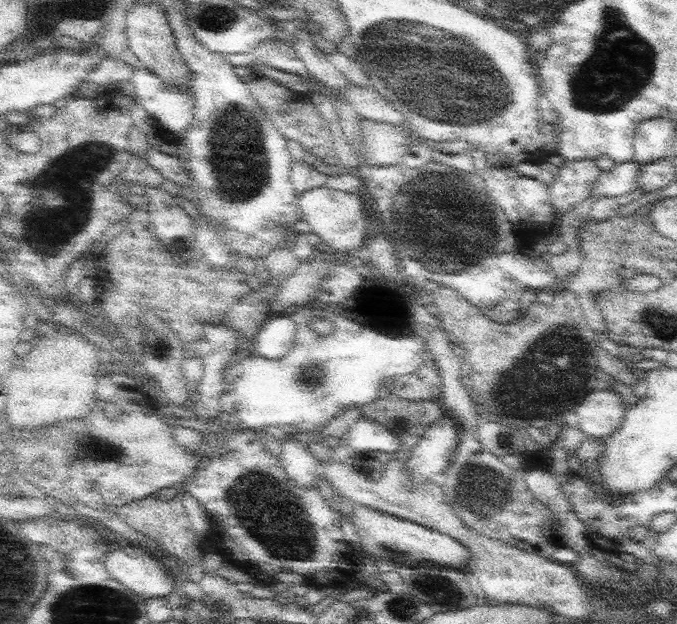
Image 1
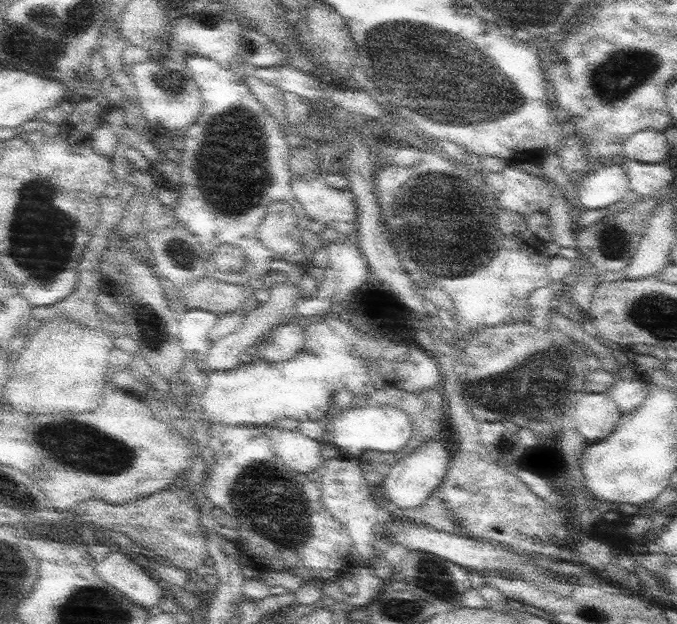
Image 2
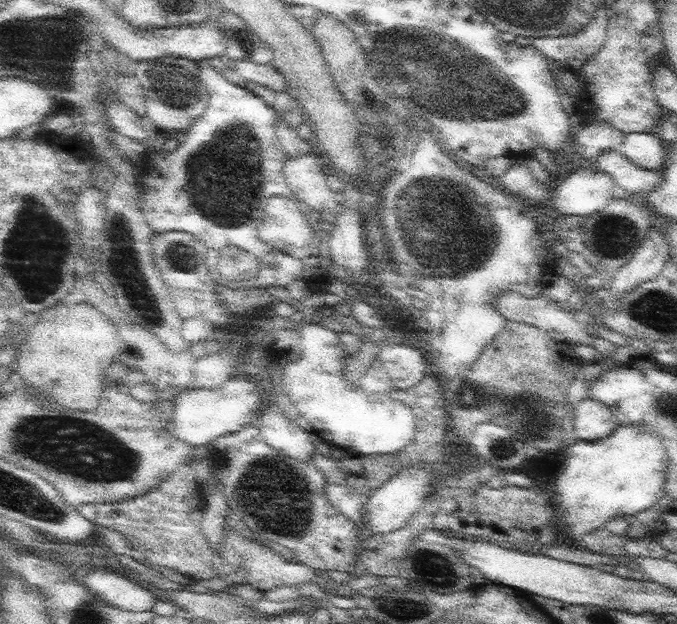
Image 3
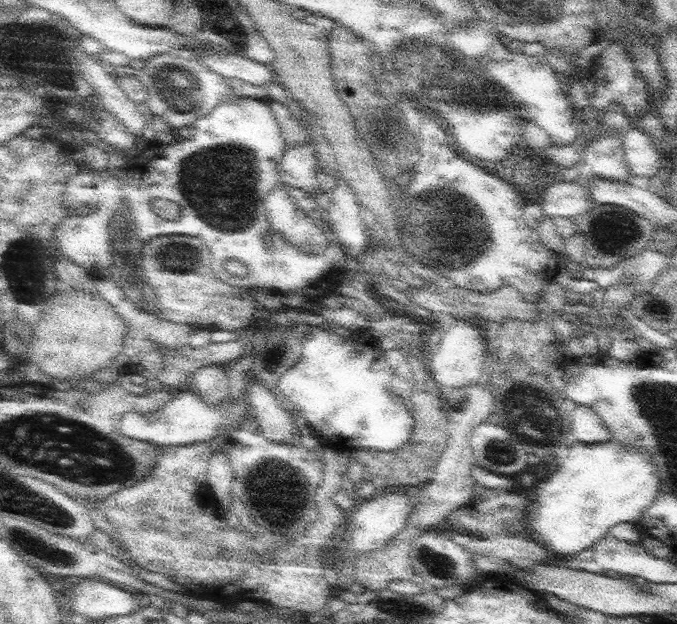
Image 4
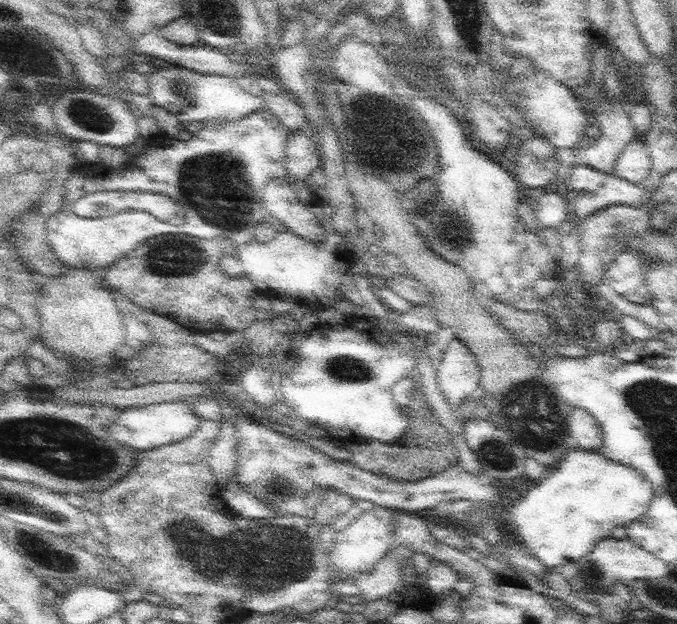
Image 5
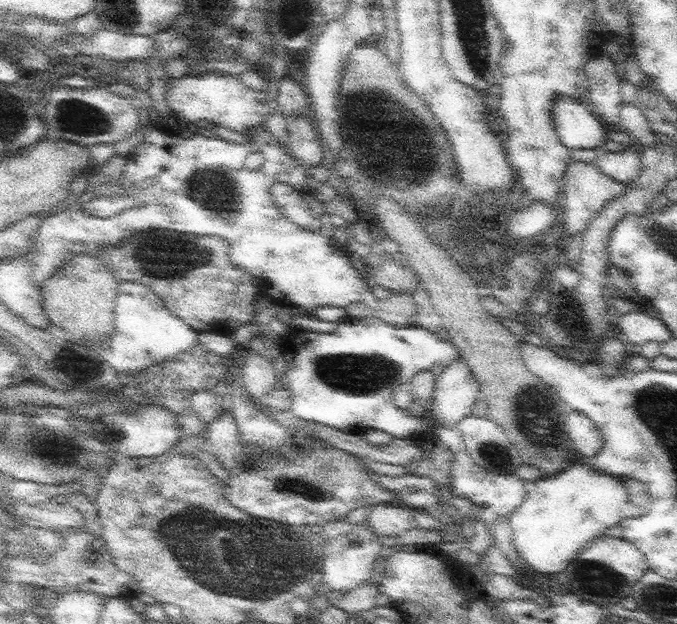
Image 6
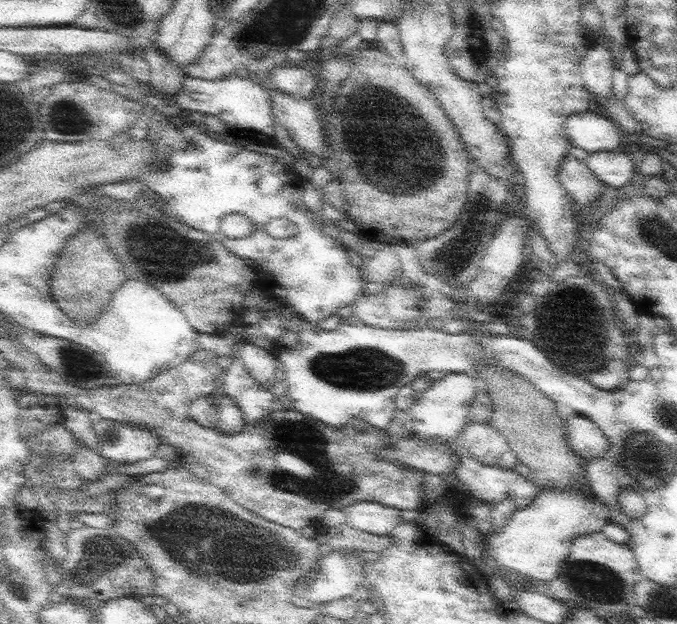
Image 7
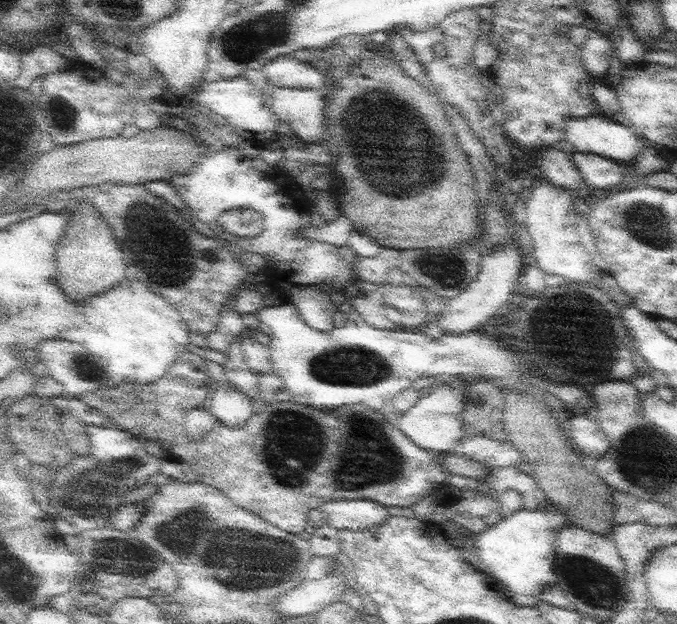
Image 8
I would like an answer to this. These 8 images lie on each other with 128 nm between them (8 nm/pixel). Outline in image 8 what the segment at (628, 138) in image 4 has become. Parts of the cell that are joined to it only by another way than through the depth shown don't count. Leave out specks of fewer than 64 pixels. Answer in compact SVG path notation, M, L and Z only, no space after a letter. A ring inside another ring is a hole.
M574 150L572 162L588 188L600 190L600 193L617 188L624 178L625 168L622 162L616 162L594 153L582 153Z

